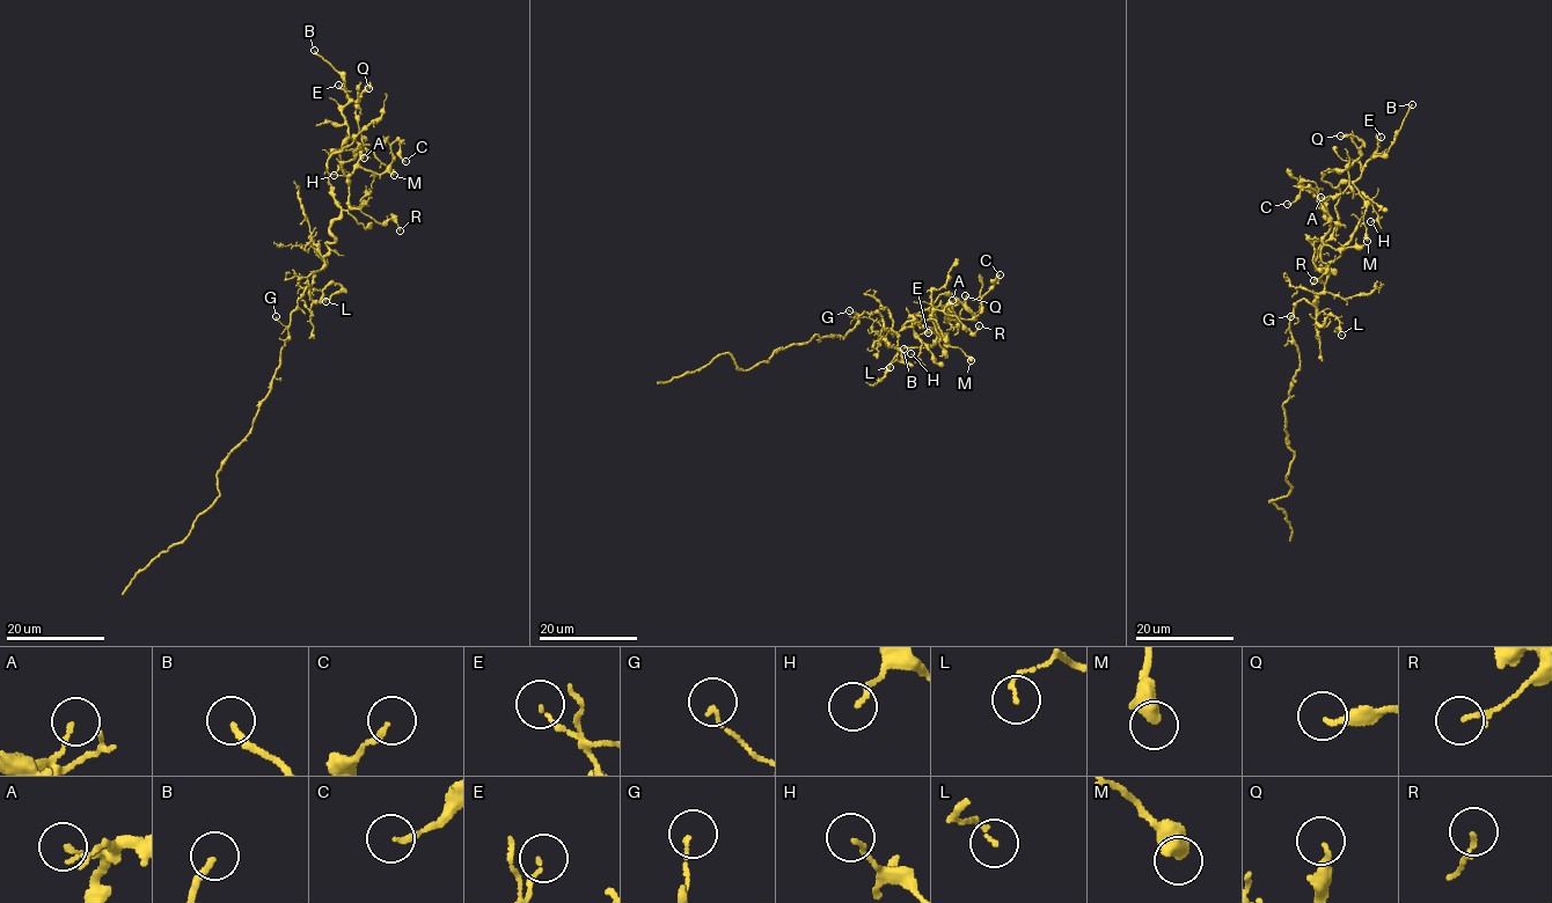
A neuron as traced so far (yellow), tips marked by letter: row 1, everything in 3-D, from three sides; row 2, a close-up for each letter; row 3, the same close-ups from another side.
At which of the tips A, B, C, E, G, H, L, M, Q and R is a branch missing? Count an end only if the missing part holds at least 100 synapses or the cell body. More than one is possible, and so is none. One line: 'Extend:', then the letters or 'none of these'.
Extend: none of these

